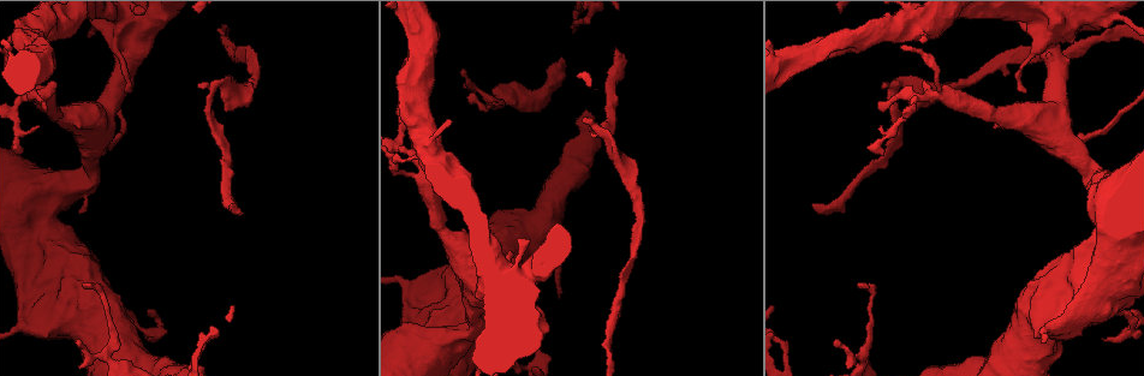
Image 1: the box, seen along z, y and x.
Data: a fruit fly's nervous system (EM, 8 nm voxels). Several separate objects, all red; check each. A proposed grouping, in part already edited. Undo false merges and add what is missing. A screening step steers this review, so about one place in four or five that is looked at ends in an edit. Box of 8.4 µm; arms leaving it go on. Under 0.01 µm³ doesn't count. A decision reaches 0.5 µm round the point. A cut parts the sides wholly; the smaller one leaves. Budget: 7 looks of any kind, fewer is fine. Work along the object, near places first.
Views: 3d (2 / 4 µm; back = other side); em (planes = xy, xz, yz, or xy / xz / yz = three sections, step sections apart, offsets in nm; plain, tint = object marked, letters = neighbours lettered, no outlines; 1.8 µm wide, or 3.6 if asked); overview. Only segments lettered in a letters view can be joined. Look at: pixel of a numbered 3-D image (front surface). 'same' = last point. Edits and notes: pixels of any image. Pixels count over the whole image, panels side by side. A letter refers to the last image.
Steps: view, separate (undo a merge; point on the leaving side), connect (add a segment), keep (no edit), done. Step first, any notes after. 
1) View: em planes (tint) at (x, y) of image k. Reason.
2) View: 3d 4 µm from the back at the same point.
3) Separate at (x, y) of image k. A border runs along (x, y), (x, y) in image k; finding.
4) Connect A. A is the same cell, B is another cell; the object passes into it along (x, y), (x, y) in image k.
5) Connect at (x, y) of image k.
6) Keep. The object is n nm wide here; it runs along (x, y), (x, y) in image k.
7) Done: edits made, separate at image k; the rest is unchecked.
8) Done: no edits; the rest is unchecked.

View: 3d 2 µm at (834, 343) of image 1. An open end.

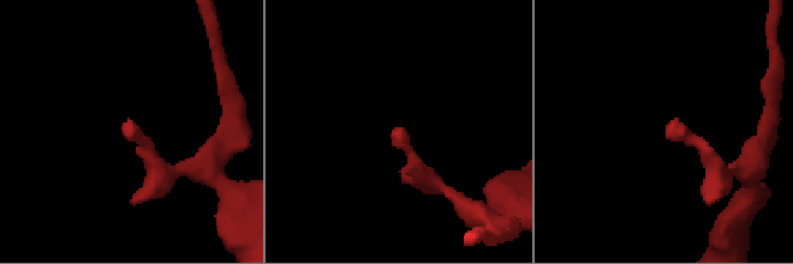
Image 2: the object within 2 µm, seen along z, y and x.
View: em xy step 16 (letters) at (124, 131) of image 2.

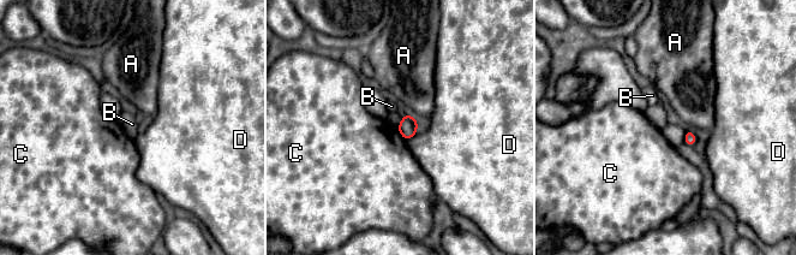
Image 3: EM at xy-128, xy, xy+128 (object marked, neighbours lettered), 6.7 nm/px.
Keep. The object is 120 nm wide here; A, B, C and D are other cells; a border runs along (396, 126), (406, 141) in image 3; none of them fits.

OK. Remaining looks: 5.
View: em 3.6 µm yz step 16 (letters) at (20, 153) of image 1. Free end.

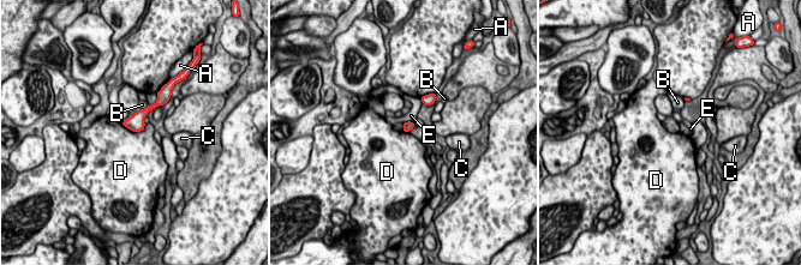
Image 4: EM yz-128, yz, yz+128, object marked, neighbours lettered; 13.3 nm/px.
View: em 3.6 µm planes (letters) at the same point.

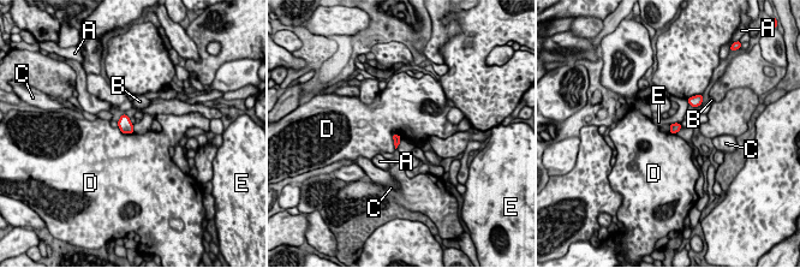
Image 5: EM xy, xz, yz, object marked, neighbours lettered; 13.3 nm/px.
Keep. The object is 100 nm wide here; A, B, C, D and E are other cells; a border runs along (395, 132), (393, 135), (394, 148) in image 5; none of them fits.

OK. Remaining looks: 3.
View: 3d 4 µm at (1051, 33) of image 1. Sharp bend.

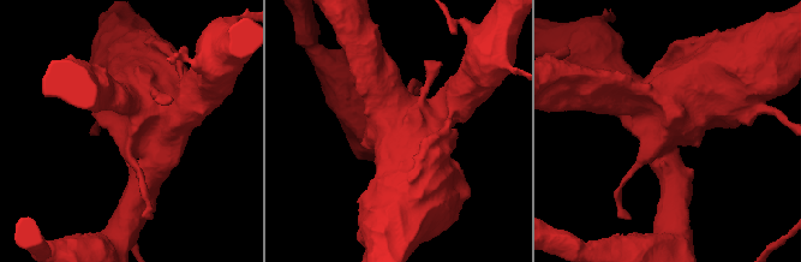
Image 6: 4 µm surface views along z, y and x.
View: em 3.6 µm planes (letters) at (146, 132) of image 6.

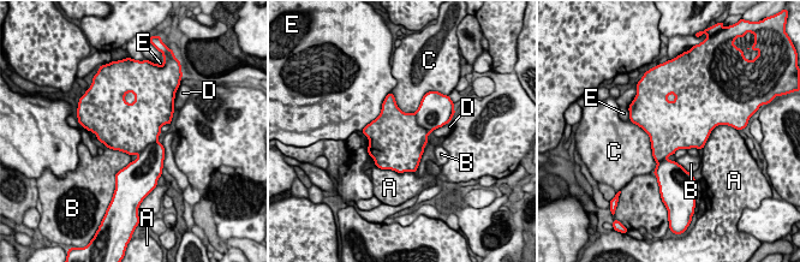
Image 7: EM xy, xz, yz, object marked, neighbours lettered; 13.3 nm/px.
Separate at (404, 136) of image 7. The longest contact is with C, 750 nm; A, B, C, D and E are other cells; a border runs along (415, 112), (417, 123), (429, 132) in image 7; a second cell is stuck on.

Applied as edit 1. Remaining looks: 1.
Done: edits made, separate at image 7; the rest is unchecked.

